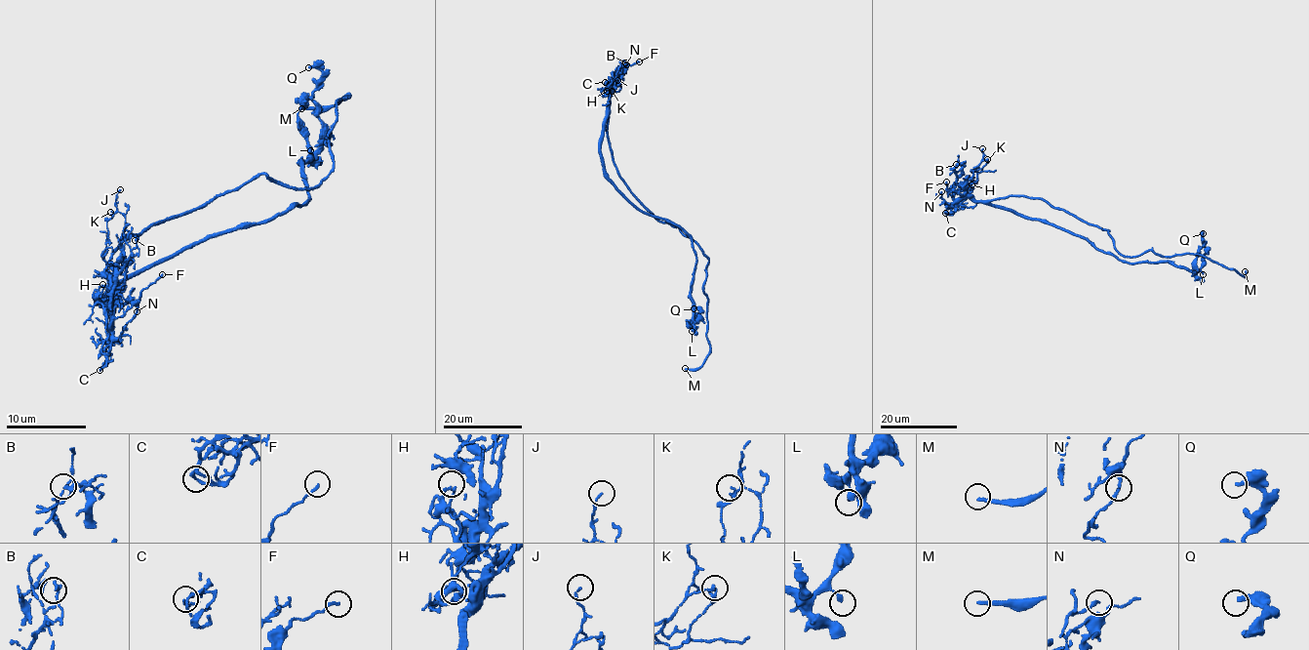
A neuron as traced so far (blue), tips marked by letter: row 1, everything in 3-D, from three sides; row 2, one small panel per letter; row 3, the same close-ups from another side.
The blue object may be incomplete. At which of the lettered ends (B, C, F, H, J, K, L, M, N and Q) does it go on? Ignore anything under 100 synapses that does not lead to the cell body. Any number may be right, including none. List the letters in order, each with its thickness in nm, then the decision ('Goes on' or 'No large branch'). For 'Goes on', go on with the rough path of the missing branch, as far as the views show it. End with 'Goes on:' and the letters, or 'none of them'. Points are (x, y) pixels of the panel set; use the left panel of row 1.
B: Thickness 160 nm. No large branch
C: Thickness 120 nm. No large branch
F: Thickness 140 nm. No large branch
H: Thickness 140 nm. No large branch
J: Thickness 80 nm. No large branch
K: Thickness 110 nm. No large branch
L: Thickness 160 nm. No large branch
M: Thickness 200 nm. Goes on. Course of what is missing: (301, 108), (286, 109), (271, 124), (269, 121)
N: Thickness 120 nm. No large branch
Q: Thickness 240 nm. No large branch
Goes on: M

